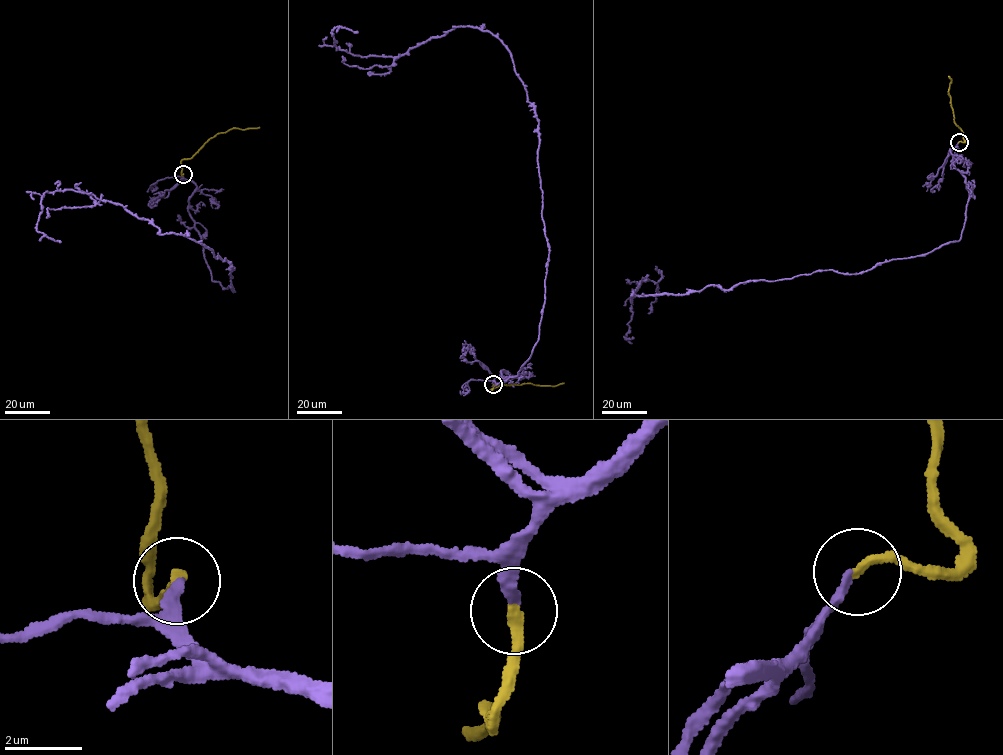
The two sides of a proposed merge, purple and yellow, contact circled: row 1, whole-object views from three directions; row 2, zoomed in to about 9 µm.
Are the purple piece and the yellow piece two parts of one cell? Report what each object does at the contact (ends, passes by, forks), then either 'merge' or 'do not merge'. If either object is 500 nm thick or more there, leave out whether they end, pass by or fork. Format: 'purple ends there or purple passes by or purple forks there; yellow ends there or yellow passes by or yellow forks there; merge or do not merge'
purple ends there; yellow ends there; merge

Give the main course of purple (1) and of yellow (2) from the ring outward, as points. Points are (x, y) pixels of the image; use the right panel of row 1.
1: (958, 142), (952, 164), (969, 196), (958, 241), (856, 273), (632, 302), (644, 278), (632, 337)
2: (958, 142), (964, 141), (962, 131), (955, 123), (948, 93), (951, 80), (948, 76)

